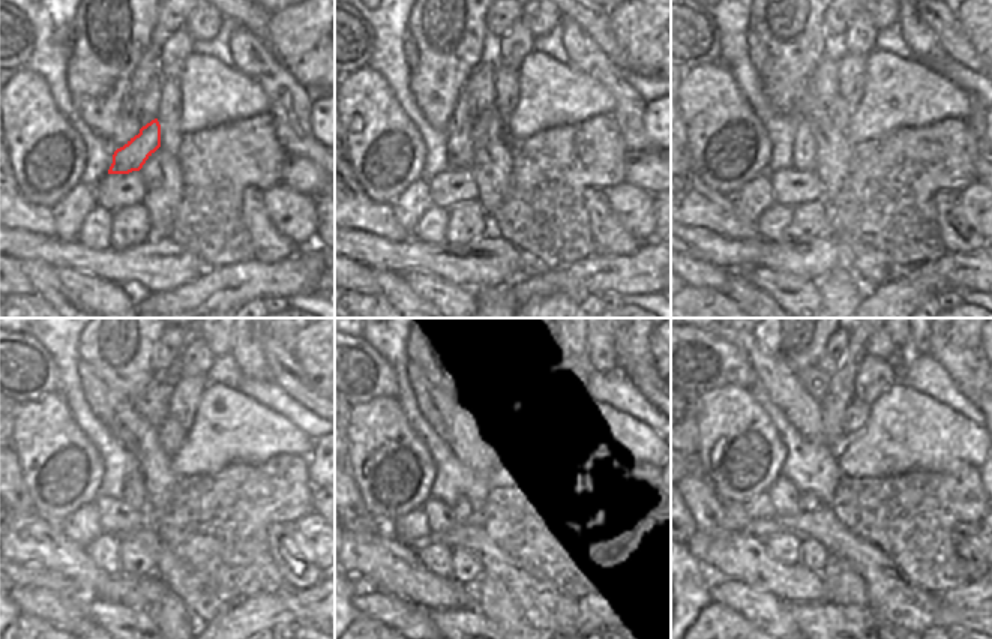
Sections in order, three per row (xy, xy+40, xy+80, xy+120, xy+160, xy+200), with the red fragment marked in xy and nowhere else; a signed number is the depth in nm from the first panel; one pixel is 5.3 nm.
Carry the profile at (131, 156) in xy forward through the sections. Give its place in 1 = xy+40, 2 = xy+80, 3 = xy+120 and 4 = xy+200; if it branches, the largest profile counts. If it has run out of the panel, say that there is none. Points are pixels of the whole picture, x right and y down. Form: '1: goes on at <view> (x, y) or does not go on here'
1: goes on at xy+40 (488, 125)
2: goes on at xy+80 (839, 110)
3: goes on at xy+120 (170, 432)
4: goes on at xy+200 (857, 411)

